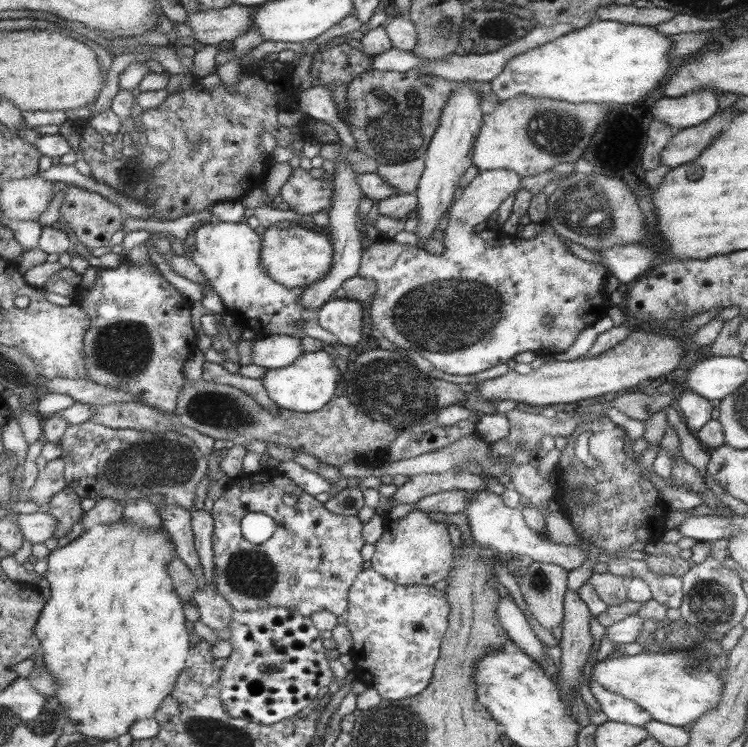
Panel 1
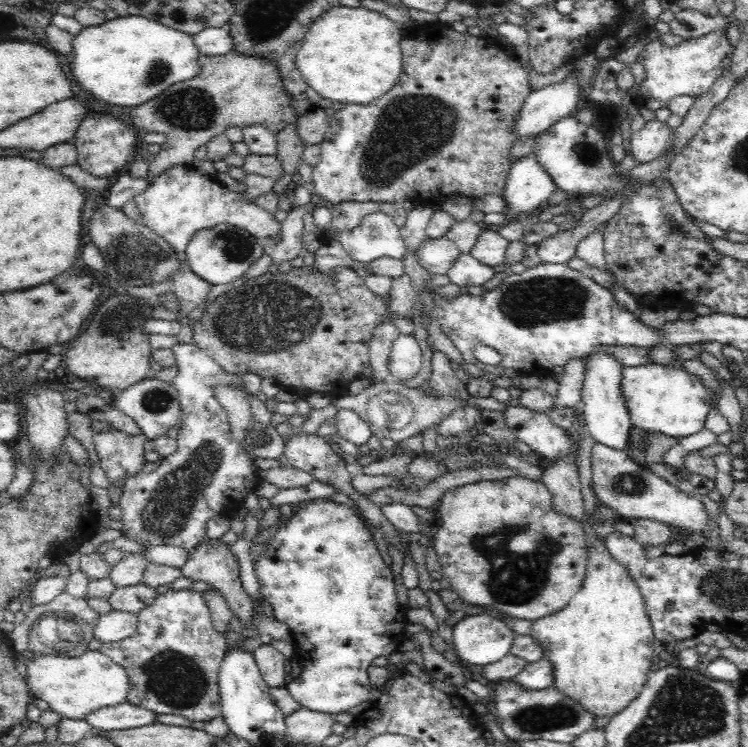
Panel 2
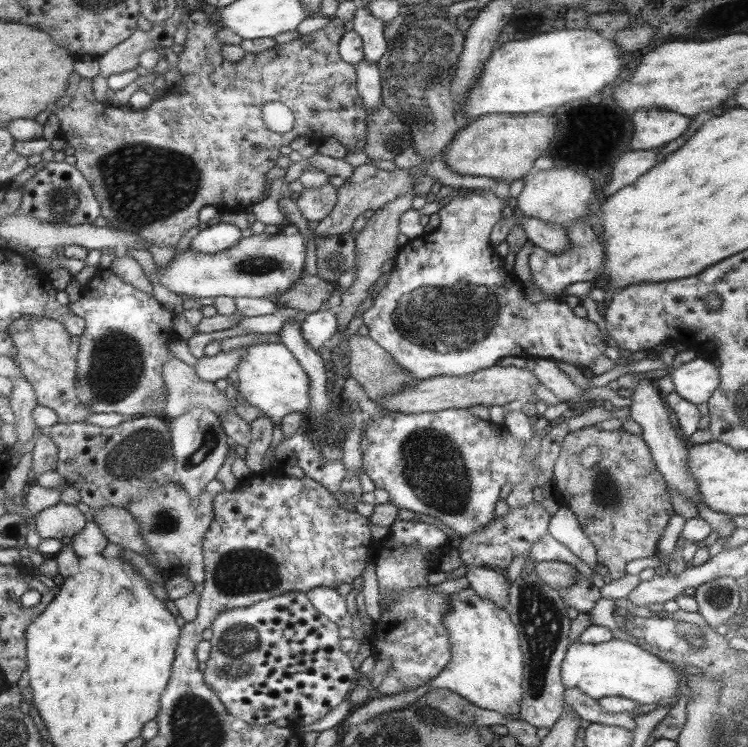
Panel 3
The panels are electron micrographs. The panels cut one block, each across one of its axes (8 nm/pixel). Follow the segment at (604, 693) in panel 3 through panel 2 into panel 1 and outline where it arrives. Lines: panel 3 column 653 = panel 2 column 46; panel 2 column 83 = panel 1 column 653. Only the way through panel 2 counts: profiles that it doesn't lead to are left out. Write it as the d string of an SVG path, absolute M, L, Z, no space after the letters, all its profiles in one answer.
M701 640L699 644L692 647L671 649L669 652L639 653L632 656L619 655L611 659L597 661L593 667L593 680L605 691L616 693L618 696L632 701L643 708L653 720L676 727L685 726L689 722L695 722L705 711L715 707L722 695L722 681L719 677L723 675L723 669L727 667L727 651L719 646L715 640Z

